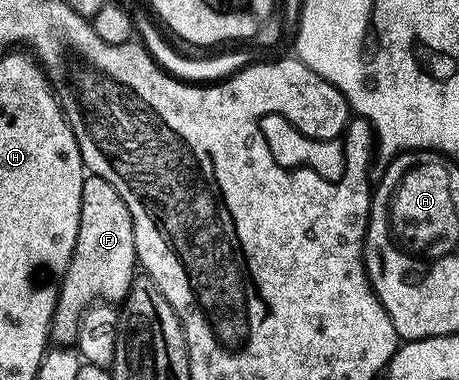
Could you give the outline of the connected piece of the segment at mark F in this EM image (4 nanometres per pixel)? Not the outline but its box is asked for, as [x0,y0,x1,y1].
[51,174,138,344]

